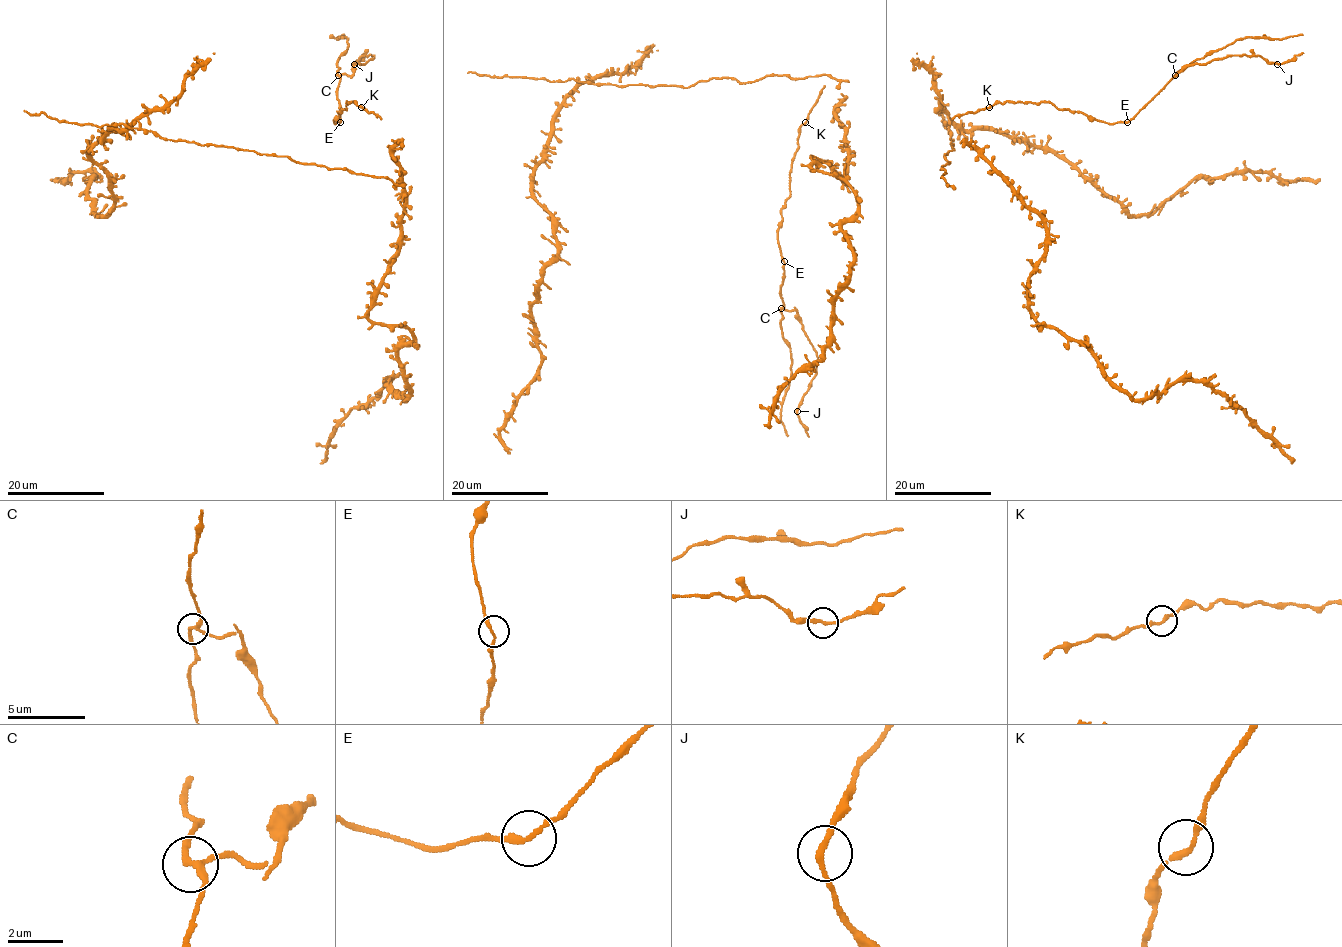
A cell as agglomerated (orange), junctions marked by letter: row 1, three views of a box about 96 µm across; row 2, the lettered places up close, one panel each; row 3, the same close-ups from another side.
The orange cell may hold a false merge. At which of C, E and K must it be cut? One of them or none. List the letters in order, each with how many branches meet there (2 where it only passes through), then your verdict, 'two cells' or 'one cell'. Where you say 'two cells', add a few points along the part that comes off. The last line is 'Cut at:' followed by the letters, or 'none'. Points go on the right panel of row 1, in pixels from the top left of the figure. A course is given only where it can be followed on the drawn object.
C: 3 | two cells | (1175, 76), (1187, 66), (1214, 59), (1261, 56), (1269, 62), (1283, 64), (1303, 53)
E: 2 | one cell
K: 2 | one cell
Cut at: C

